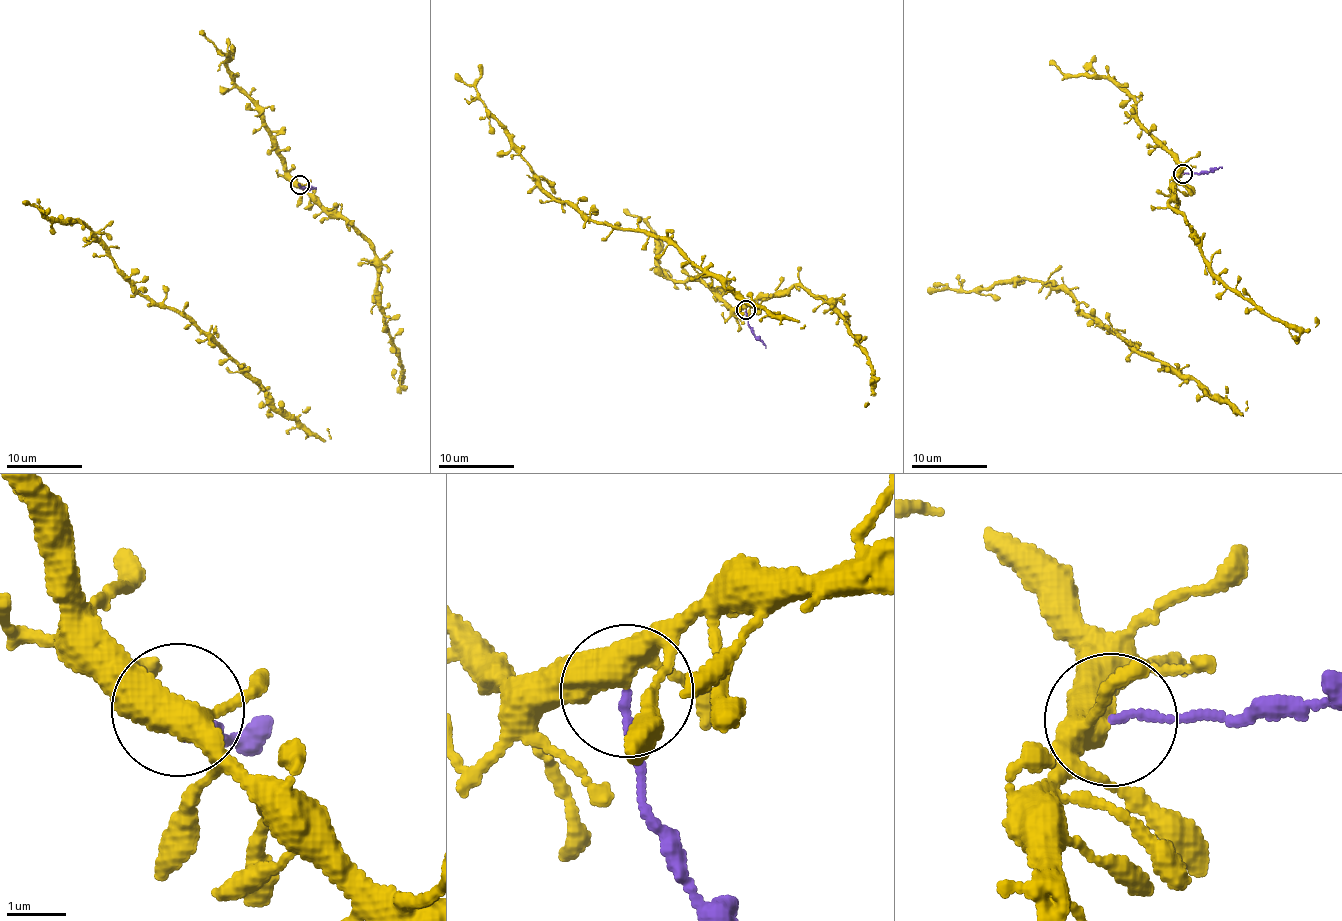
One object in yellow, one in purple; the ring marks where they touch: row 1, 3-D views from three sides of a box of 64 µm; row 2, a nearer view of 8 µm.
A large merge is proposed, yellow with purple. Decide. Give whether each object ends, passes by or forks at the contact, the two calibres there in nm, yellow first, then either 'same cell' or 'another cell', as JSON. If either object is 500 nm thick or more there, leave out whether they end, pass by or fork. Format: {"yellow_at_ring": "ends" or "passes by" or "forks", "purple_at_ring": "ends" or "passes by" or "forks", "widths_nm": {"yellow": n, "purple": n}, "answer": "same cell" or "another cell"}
{"yellow_at_ring": "forks", "purple_at_ring": "ends", "widths_nm": {"yellow": 400, "purple": 120}, "answer": "another cell"}

